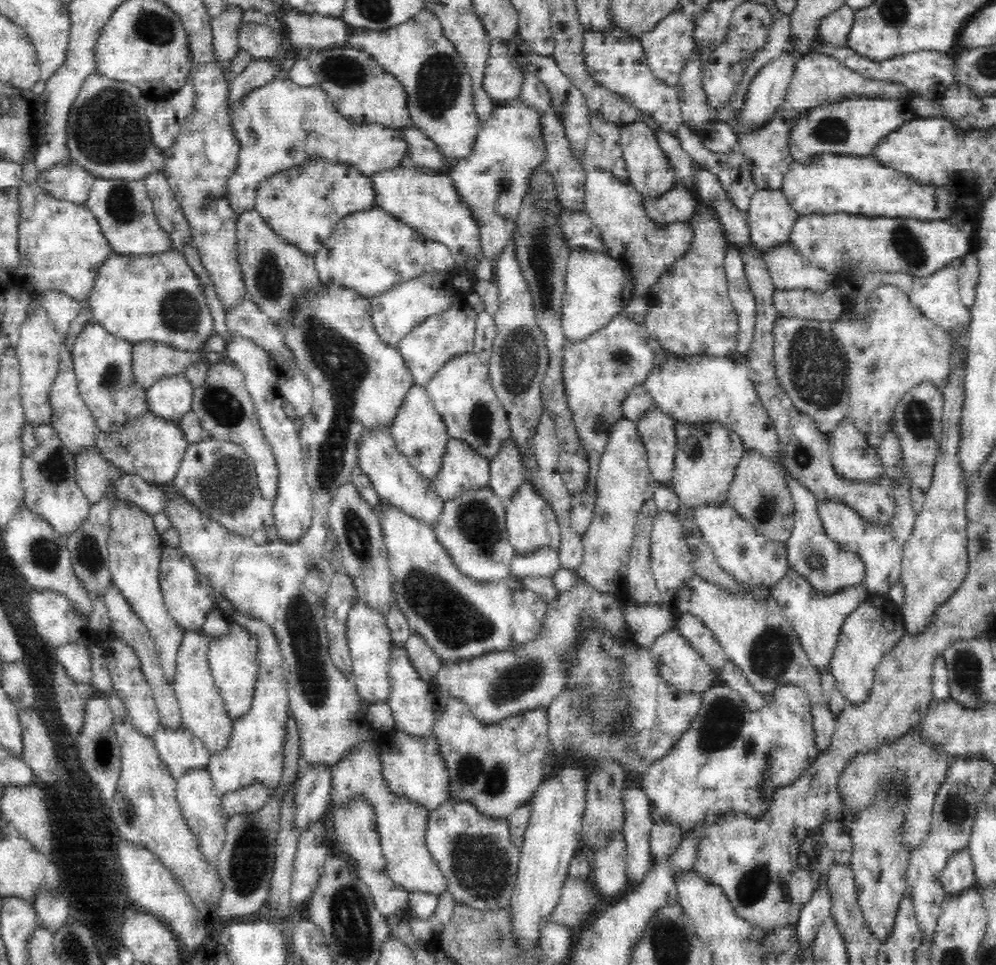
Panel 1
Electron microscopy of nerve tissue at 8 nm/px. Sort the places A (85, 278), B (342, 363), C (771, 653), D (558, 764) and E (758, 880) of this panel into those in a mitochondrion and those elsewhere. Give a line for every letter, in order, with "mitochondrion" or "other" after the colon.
A: other
B: mitochondrion
C: mitochondrion
D: other
E: mitochondrion

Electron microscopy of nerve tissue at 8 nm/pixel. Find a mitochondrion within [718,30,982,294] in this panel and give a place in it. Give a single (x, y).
(907, 245)

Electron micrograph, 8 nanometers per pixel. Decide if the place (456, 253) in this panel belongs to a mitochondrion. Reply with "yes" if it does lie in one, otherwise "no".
no

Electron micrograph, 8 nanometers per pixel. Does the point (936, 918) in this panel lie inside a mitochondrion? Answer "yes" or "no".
no

